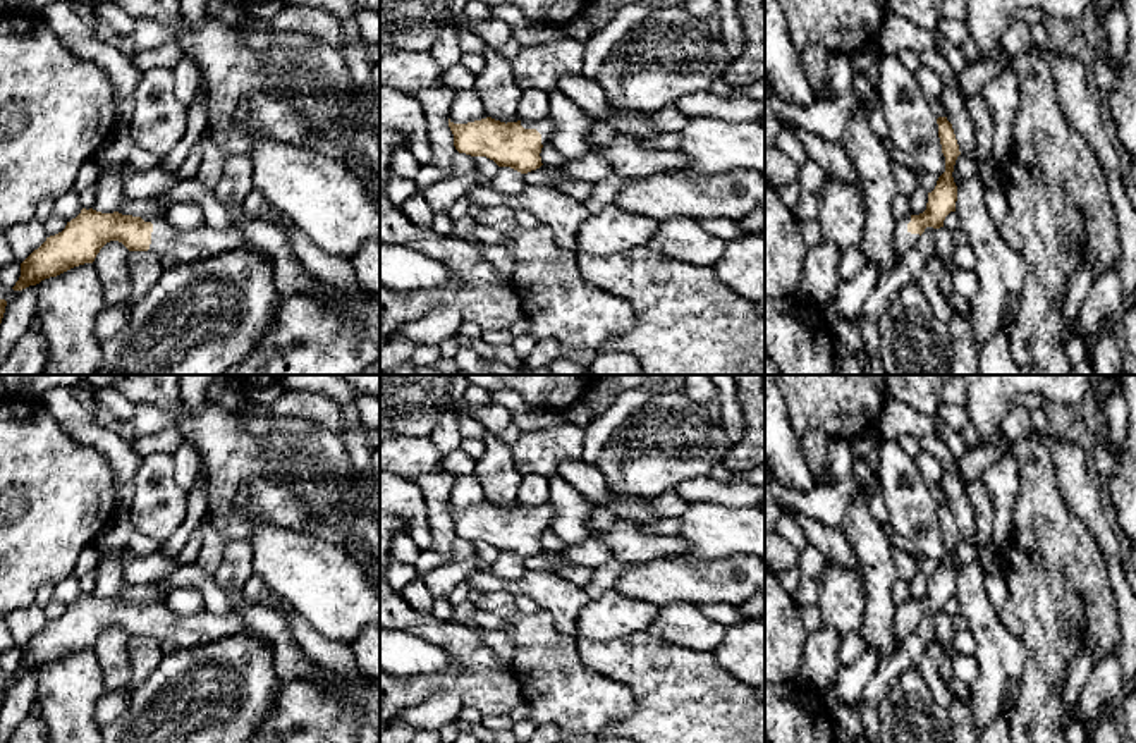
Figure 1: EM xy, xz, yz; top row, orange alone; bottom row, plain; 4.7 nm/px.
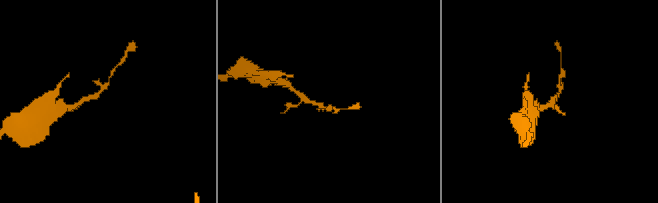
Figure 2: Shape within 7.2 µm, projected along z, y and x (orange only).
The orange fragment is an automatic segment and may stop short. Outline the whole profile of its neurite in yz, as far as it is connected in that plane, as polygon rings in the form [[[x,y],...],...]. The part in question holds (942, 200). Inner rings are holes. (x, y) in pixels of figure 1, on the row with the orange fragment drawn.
[[[938,117],[938,138],[942,153],[945,157],[945,172],[938,177],[937,186],[928,193],[926,210],[919,215],[907,215],[895,220],[894,227],[894,248],[902,256],[913,249],[926,227],[940,229],[950,212],[956,212],[957,186],[952,172],[957,157],[961,155],[959,144],[947,117]]]

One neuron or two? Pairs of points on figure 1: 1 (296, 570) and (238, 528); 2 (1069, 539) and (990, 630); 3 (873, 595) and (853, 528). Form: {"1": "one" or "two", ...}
{"1": "two", "2": "two", "3": "one"}

